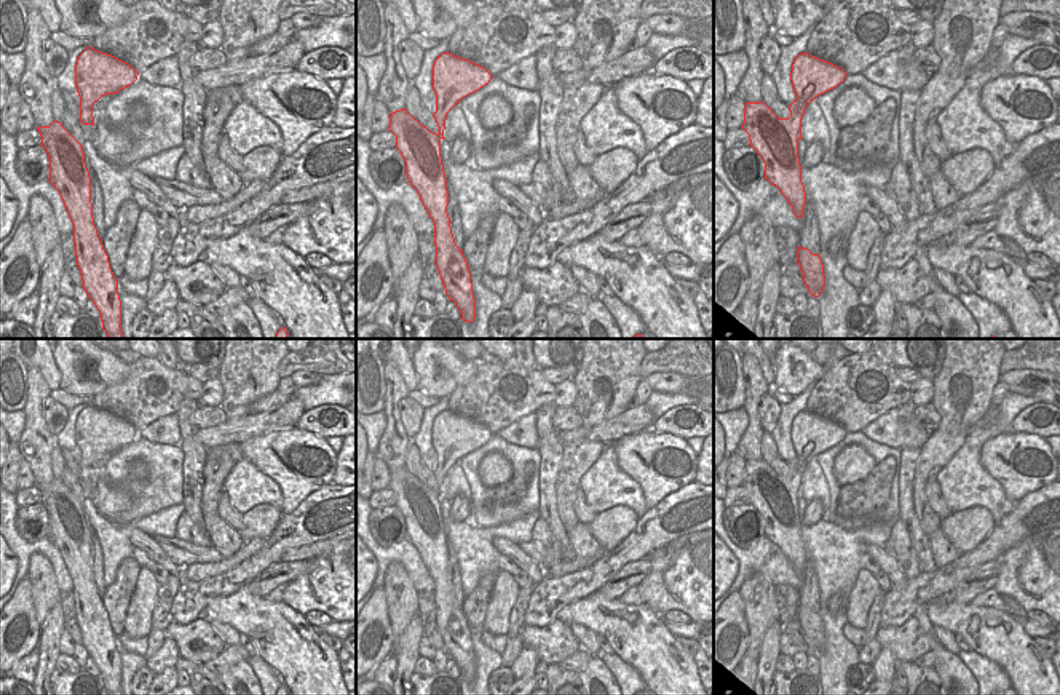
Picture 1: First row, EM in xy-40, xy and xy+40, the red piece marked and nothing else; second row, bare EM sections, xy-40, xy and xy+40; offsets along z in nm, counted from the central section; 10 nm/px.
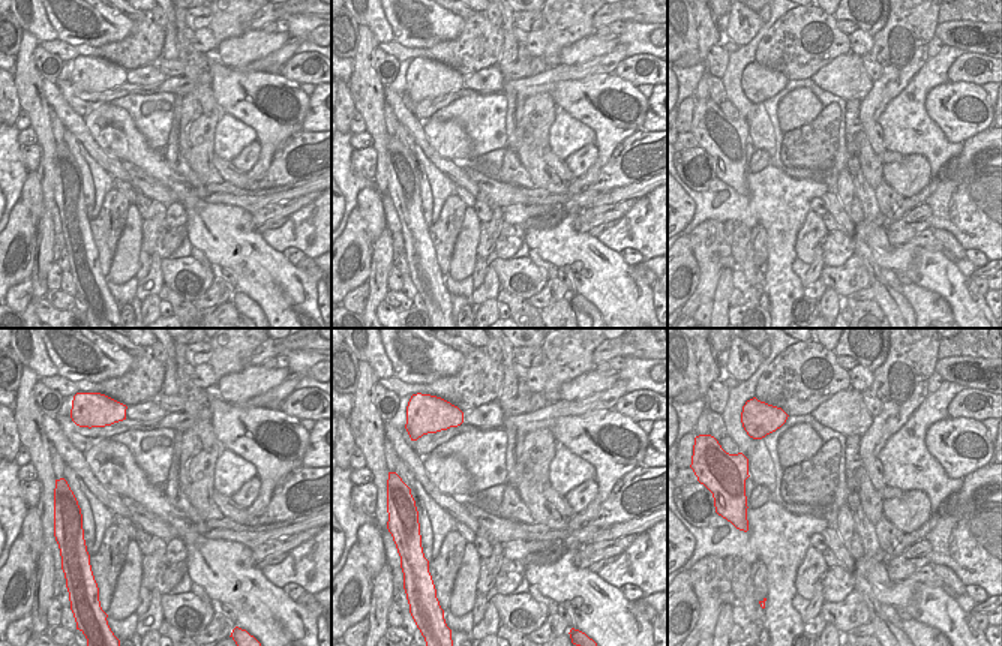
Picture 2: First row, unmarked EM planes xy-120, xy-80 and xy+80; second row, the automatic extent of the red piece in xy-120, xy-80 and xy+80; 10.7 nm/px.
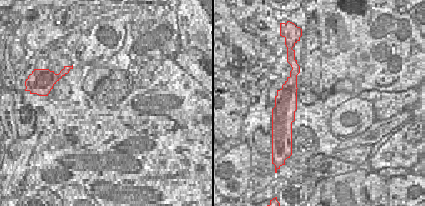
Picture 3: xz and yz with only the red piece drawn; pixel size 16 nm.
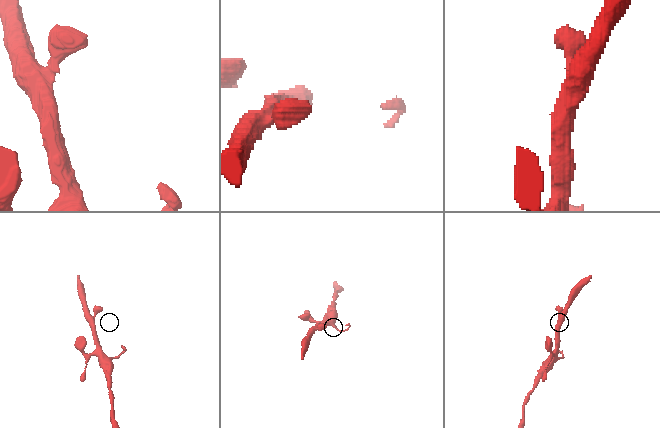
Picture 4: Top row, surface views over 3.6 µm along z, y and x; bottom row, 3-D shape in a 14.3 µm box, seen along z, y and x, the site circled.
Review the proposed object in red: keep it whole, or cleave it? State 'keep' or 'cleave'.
keep

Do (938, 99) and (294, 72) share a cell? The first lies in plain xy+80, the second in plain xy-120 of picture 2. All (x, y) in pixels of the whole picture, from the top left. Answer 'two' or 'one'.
two

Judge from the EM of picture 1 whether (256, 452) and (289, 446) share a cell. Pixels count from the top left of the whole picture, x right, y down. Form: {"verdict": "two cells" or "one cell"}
{"verdict": "one cell"}

